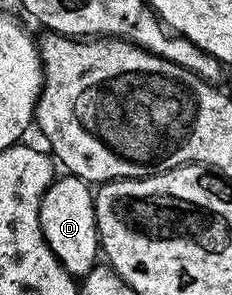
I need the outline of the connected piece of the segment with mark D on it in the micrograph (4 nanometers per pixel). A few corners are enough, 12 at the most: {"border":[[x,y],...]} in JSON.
{"border":[[57,176],[40,226],[73,278],[97,264],[100,234],[89,182]]}

